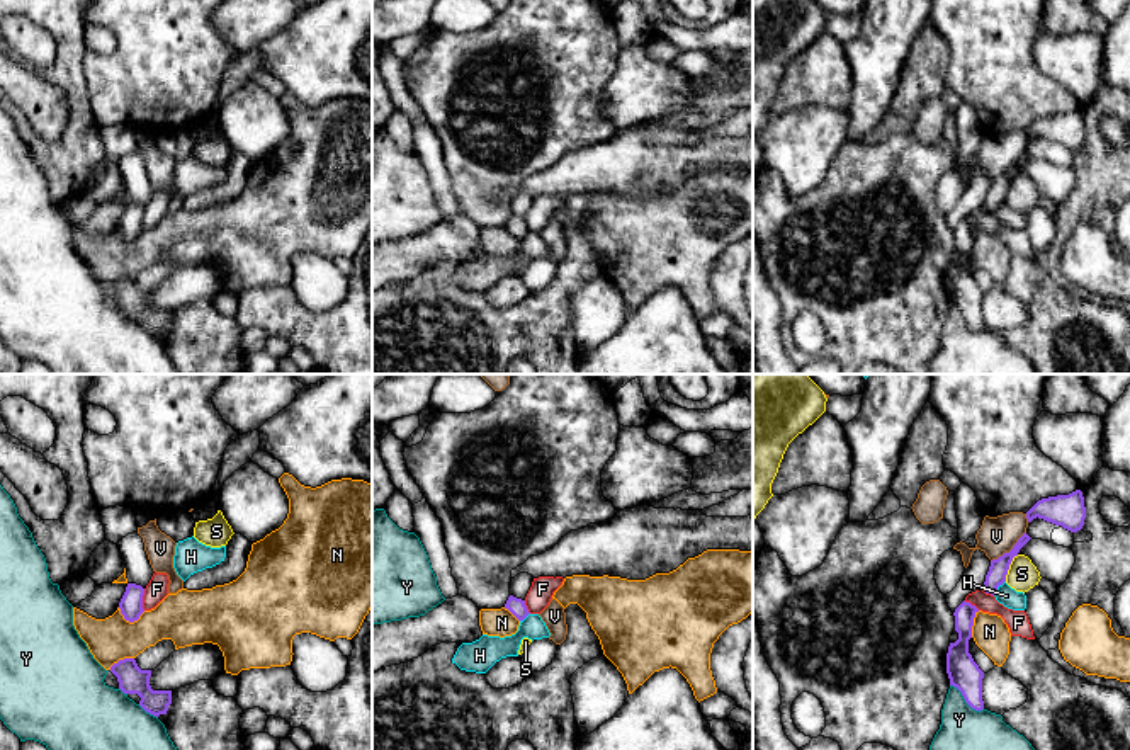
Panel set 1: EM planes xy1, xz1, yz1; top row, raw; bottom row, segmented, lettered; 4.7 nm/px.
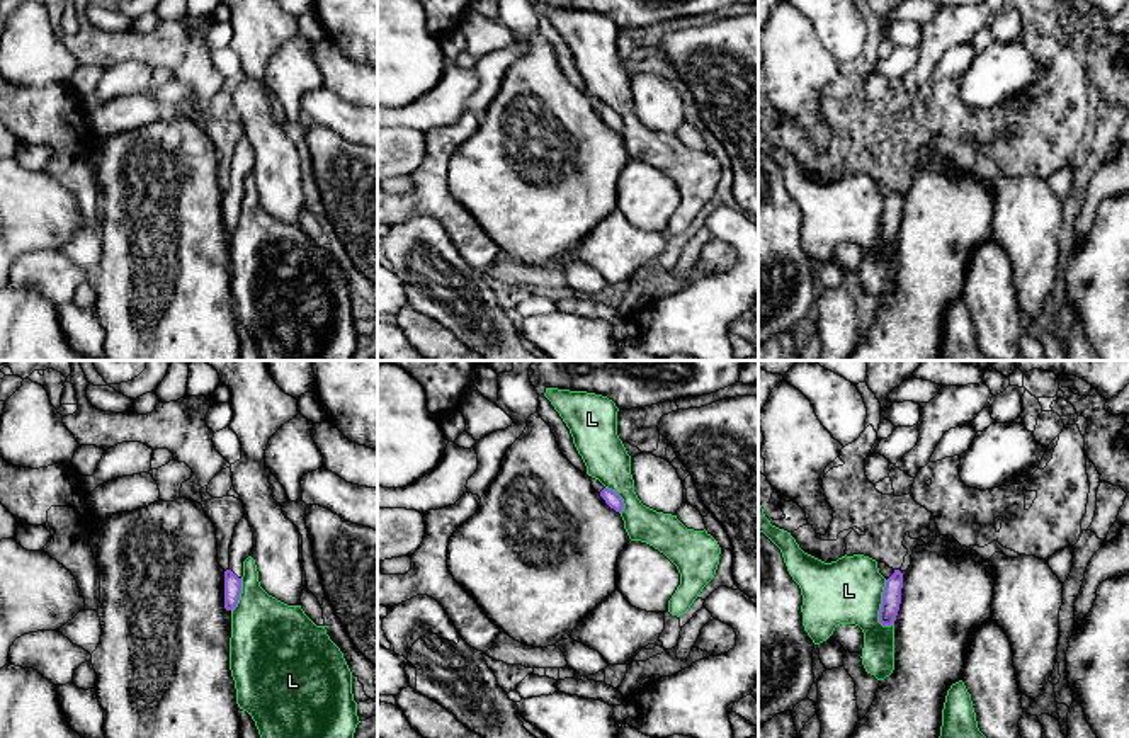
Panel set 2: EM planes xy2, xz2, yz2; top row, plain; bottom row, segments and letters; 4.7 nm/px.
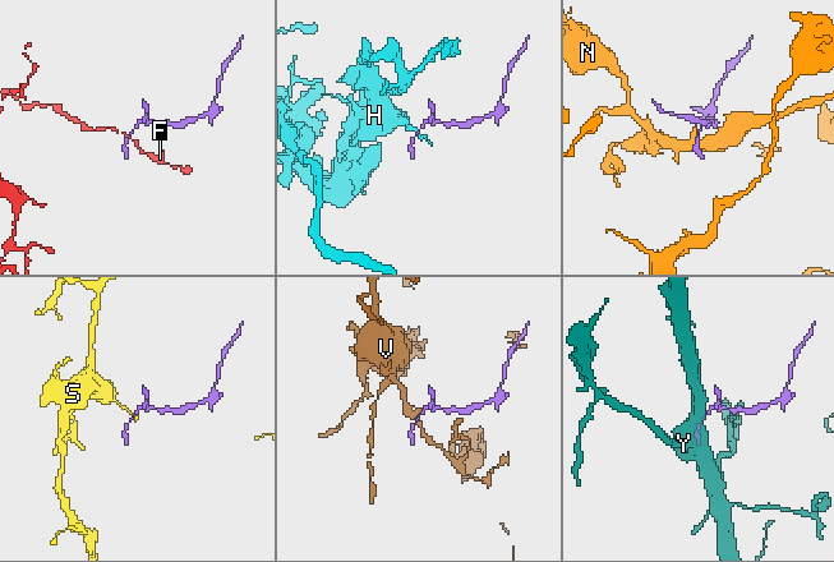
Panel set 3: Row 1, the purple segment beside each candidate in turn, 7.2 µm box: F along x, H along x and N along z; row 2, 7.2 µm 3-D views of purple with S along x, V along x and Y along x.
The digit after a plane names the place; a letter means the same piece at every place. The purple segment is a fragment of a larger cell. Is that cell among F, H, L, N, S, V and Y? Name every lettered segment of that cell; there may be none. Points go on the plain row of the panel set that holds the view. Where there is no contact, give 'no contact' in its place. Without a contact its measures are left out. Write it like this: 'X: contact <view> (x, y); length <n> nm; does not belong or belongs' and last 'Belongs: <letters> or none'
F: contact xy1 (141, 218); length 100 nm; does not belong
H: contact yz1 (998, 204); length 90 nm; does not belong
L: contact yz2 (881, 223); length 220 nm; does not belong
N: contact xy1 (129, 240); length 140 nm; does not belong
S: contact yz1 (1008, 186); length 140 nm; does not belong
V: contact yz1 (1011, 169); length 220 nm; does not belong
Y: contact yz1 (966, 320); length 200 nm; does not belong
Belongs: none

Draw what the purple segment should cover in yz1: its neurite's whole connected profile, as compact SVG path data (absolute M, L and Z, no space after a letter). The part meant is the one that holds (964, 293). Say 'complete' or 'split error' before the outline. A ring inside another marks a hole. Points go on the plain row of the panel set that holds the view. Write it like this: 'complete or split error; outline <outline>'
complete; outline M965 219L955 228L953 235L958 259L955 262L950 262L948 265L946 293L950 298L950 304L957 306L962 311L965 321L972 328L982 330L984 291L969 272L969 259L972 257L972 245L977 231L979 228Z

